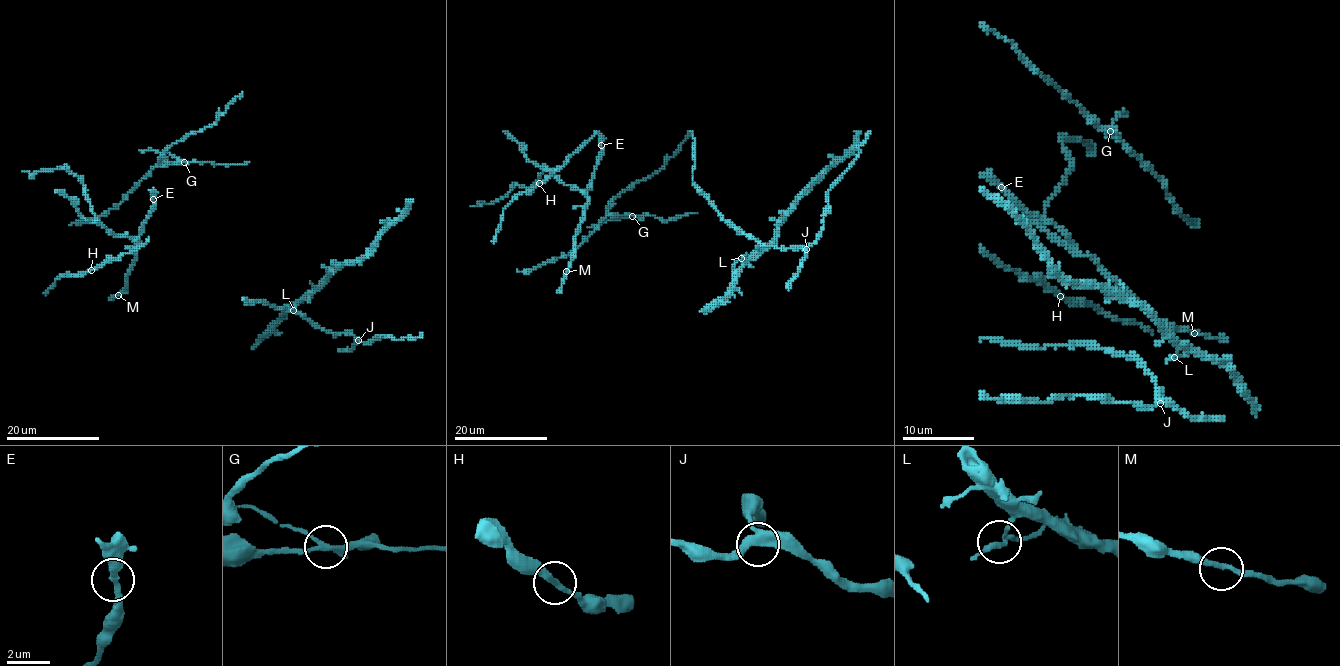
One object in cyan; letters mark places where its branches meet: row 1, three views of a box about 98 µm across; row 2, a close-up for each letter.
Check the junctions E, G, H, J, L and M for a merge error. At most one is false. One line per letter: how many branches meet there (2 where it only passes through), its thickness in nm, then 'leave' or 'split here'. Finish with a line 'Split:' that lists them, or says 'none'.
E: 2 | 260 nm | leave
G: 3 | 220 nm | split here
H: 2 | 240 nm | leave
J: 3 | 400 nm | leave
L: 3 | 190 nm | leave
M: 2 | 260 nm | leave
Split: G

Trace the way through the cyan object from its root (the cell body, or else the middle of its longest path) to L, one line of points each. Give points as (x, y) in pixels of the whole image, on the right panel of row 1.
L: (1155, 346), (1169, 339), (1178, 348), (1174, 357)

